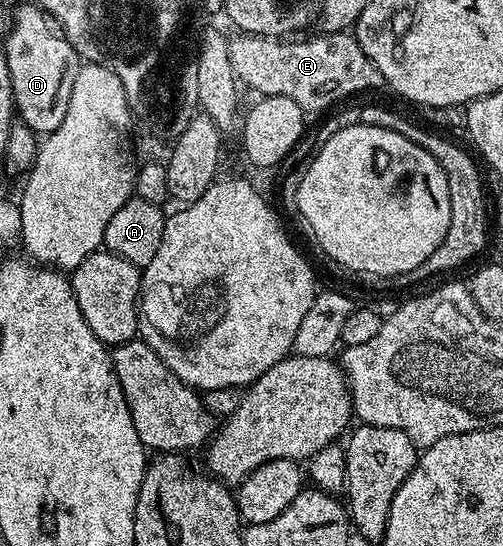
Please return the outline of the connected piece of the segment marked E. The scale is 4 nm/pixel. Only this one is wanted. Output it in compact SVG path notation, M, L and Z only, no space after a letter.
M342 31L340 33L322 33L322 32L318 32L316 34L317 37L309 37L306 39L306 41L297 41L297 40L301 40L301 39L278 39L276 37L260 37L259 35L255 35L254 33L241 33L240 35L237 35L237 38L232 38L232 40L229 41L229 58L231 59L231 67L233 68L232 71L232 76L236 77L238 82L240 82L240 84L242 86L245 85L247 88L249 89L254 89L255 92L257 92L257 95L260 95L261 97L286 97L287 99L295 99L295 103L299 103L299 107L301 109L304 109L306 114L309 115L313 115L313 113L317 113L320 111L320 109L325 109L328 110L330 107L336 106L338 103L341 102L337 102L336 101L341 101L344 99L344 97L349 97L352 95L352 93L361 93L364 91L364 89L377 89L377 88L382 88L383 82L381 79L381 73L378 71L378 69L375 67L375 63L371 60L371 59L367 59L367 55L363 55L363 47L359 47L359 43L357 42L357 38L356 36L354 36L354 34L352 32L349 31Z

